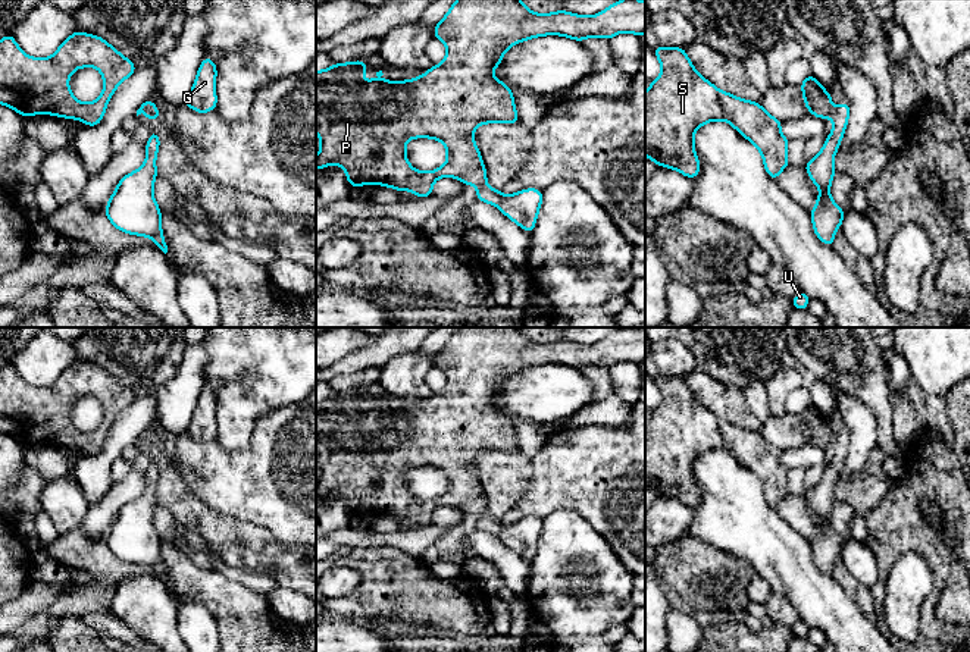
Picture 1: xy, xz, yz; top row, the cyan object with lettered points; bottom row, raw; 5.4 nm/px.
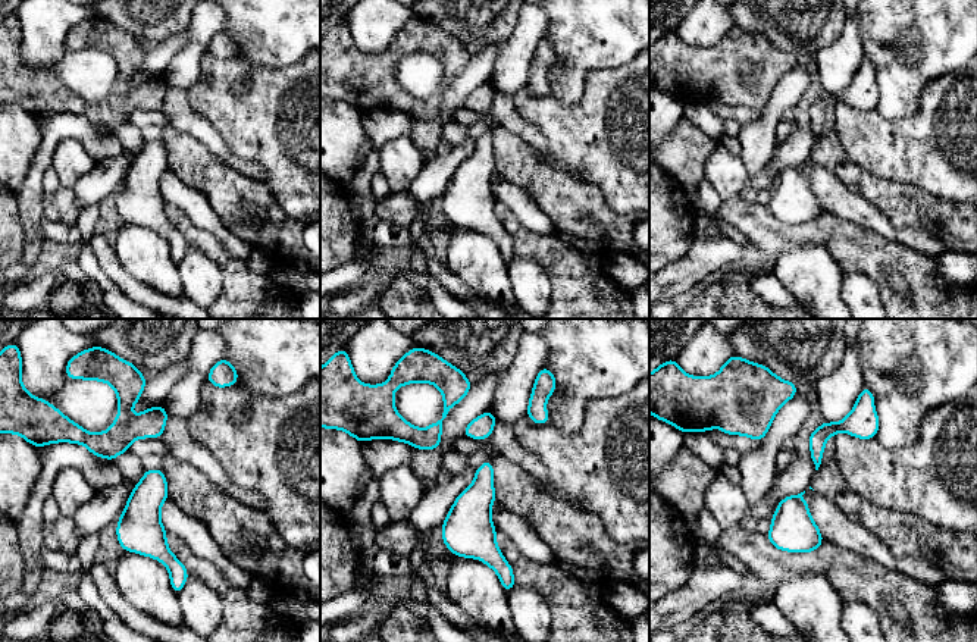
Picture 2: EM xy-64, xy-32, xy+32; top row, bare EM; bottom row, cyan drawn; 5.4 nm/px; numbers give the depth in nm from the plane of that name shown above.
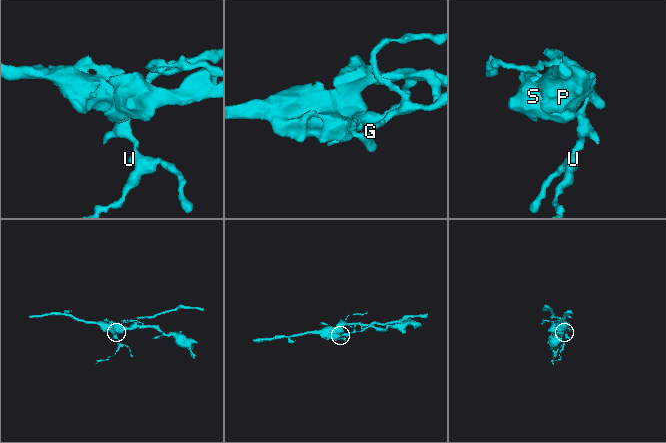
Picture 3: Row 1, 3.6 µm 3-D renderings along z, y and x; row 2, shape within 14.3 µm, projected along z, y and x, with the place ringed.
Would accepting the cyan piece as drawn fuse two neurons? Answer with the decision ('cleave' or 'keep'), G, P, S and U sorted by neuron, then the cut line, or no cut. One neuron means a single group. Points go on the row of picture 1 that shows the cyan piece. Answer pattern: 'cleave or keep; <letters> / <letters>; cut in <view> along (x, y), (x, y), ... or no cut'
cleave; G U / P S; cut in xz along (485, 182), (478, 187)

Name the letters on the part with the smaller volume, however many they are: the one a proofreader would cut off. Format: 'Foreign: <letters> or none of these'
Foreign: G, U

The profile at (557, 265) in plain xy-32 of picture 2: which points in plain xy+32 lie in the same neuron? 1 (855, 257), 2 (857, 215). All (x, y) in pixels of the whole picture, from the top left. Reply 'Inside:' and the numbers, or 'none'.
Inside: 1

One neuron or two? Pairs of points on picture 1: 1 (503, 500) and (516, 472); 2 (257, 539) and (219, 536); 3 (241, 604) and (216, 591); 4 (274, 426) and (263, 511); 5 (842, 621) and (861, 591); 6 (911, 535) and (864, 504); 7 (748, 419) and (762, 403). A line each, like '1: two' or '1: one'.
1: one
2: one
3: one
4: one
5: two
6: two
7: two

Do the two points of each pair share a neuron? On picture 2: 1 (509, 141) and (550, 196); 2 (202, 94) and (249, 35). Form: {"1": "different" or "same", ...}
{"1": "same", "2": "different"}

